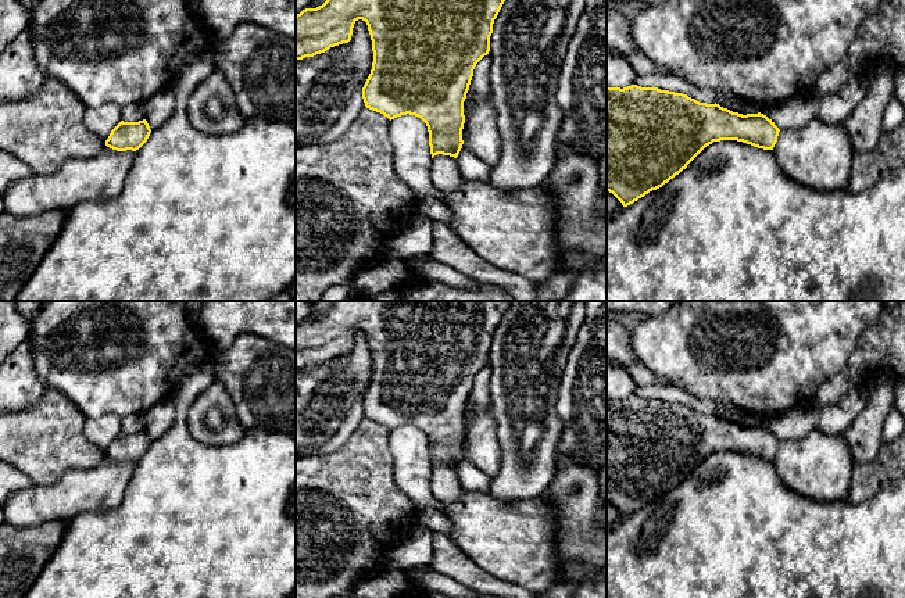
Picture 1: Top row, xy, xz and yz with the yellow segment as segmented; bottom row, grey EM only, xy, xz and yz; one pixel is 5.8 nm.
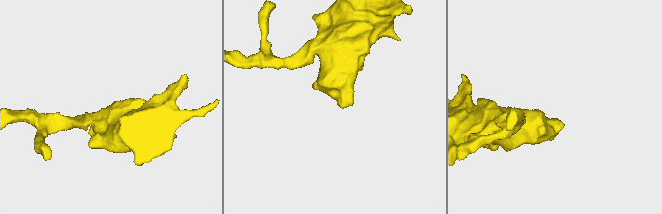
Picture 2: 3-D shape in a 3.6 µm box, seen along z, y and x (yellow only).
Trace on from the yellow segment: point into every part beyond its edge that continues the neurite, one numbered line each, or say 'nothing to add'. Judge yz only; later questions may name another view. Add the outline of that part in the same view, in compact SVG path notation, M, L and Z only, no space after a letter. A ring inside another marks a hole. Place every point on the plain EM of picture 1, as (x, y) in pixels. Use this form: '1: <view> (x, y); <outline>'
nothing to add

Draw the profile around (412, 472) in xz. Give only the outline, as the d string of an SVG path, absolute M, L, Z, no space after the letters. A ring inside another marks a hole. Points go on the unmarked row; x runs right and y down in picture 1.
M401 426L390 432L389 447L396 484L412 501L415 512L423 508L441 512L444 505L430 490L432 465L426 434L415 426Z

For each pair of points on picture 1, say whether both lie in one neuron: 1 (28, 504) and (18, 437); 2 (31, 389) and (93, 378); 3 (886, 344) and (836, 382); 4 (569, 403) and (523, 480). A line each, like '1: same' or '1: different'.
1: different
2: different
3: same
4: different

